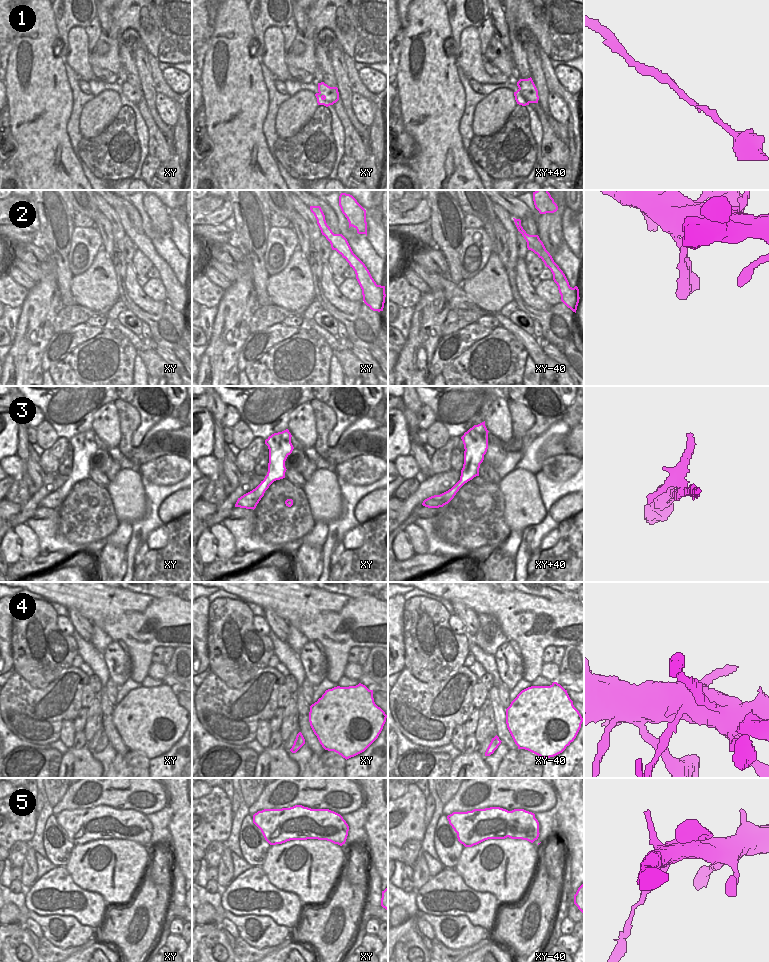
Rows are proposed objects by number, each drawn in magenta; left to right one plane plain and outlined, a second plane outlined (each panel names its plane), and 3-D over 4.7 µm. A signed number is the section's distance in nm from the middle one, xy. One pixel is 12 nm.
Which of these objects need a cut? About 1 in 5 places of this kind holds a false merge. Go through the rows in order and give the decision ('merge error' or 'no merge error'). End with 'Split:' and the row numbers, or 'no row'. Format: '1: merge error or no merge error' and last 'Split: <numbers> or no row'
1: no merge error
2: no merge error
3: merge error
4: merge error
5: merge error
Split: 3, 4, 5

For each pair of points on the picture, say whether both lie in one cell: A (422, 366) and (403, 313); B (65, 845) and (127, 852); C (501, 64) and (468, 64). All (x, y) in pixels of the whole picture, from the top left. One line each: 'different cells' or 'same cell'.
A: different cells
B: different cells
C: different cells

